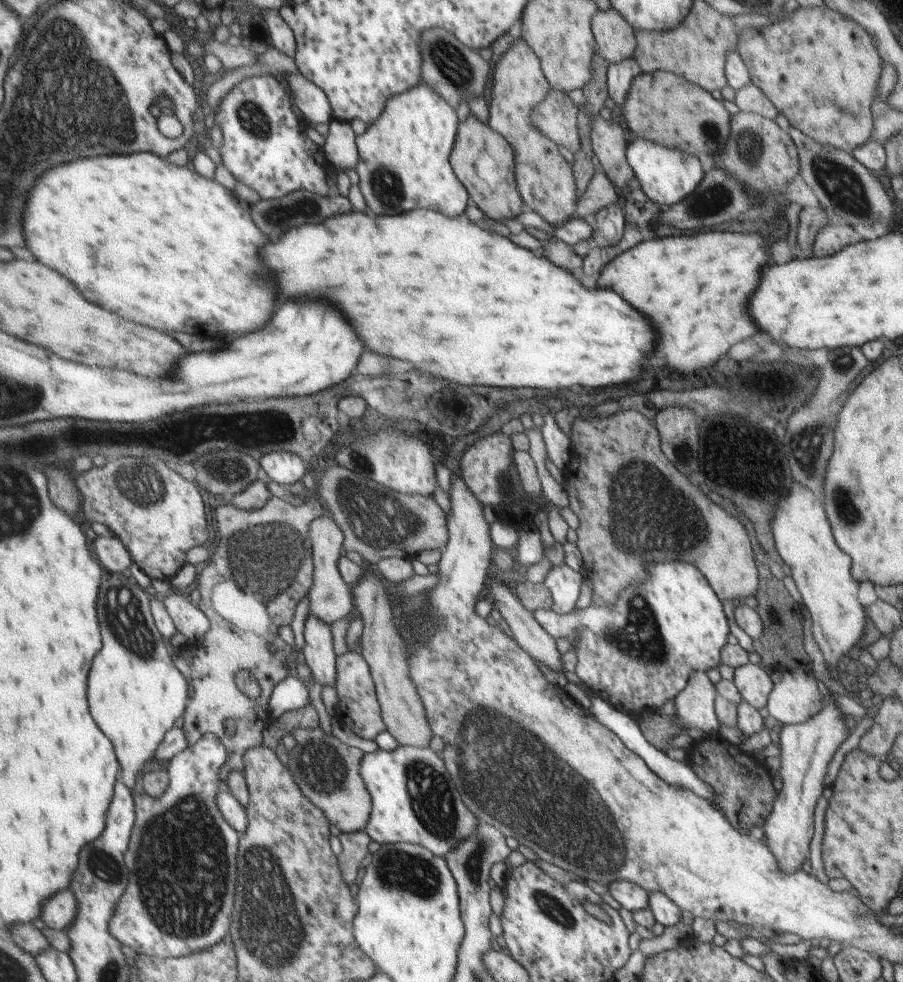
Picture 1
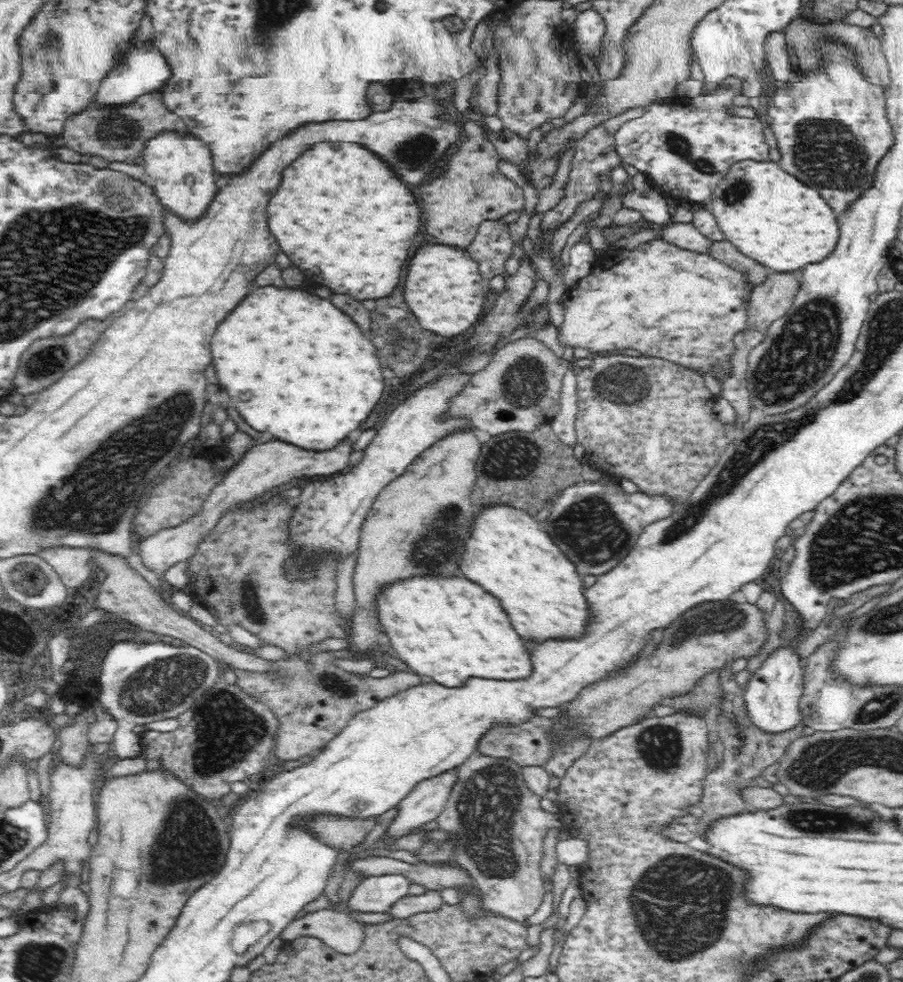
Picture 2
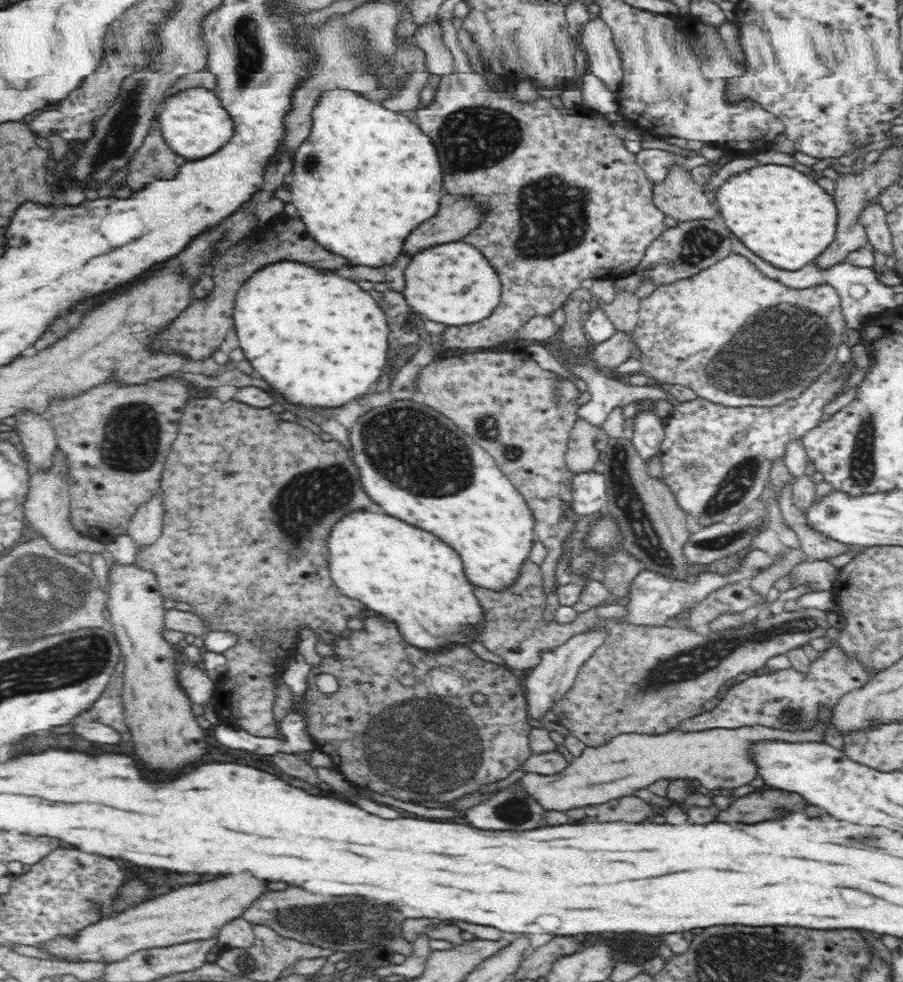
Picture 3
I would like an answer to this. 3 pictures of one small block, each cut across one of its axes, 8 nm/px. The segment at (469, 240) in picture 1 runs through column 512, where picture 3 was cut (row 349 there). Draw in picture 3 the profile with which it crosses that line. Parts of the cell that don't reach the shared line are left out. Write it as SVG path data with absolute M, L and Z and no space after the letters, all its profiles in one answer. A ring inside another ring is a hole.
M292 262L273 263L265 268L257 271L242 287L236 296L236 304L233 310L233 323L235 325L236 334L240 348L244 350L246 358L250 360L249 364L254 366L253 370L260 372L268 382L272 382L276 386L276 392L282 394L288 402L294 404L318 404L326 408L332 406L342 406L358 396L362 396L372 382L376 382L386 366L386 352L388 352L388 322L384 312L380 310L380 306L376 304L376 300L364 292L356 282L348 280L348 278L340 278L334 272L322 272L318 268L308 268L306 264L292 264Z

